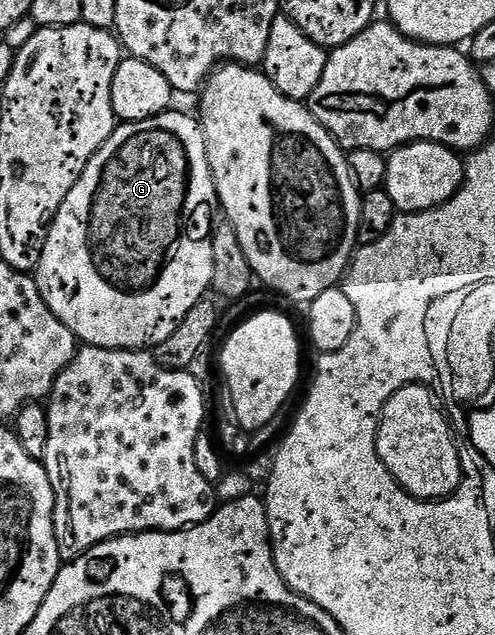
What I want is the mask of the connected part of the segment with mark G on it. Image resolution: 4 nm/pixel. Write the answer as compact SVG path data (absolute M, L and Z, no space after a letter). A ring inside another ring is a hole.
M171 108L148 120L122 122L115 125L113 132L110 133L110 139L90 157L90 162L68 192L64 204L60 204L58 215L50 226L48 240L44 244L44 252L40 256L40 264L36 271L40 296L44 296L48 308L52 308L55 316L74 333L79 343L109 350L141 350L158 346L164 340L168 340L172 332L176 332L178 322L184 320L184 316L188 316L188 312L192 312L196 303L203 301L211 289L212 240L210 236L216 225L214 210L216 214L218 205L214 174L210 170L206 155L206 138L195 115L193 118L190 114L181 114L177 108Z

